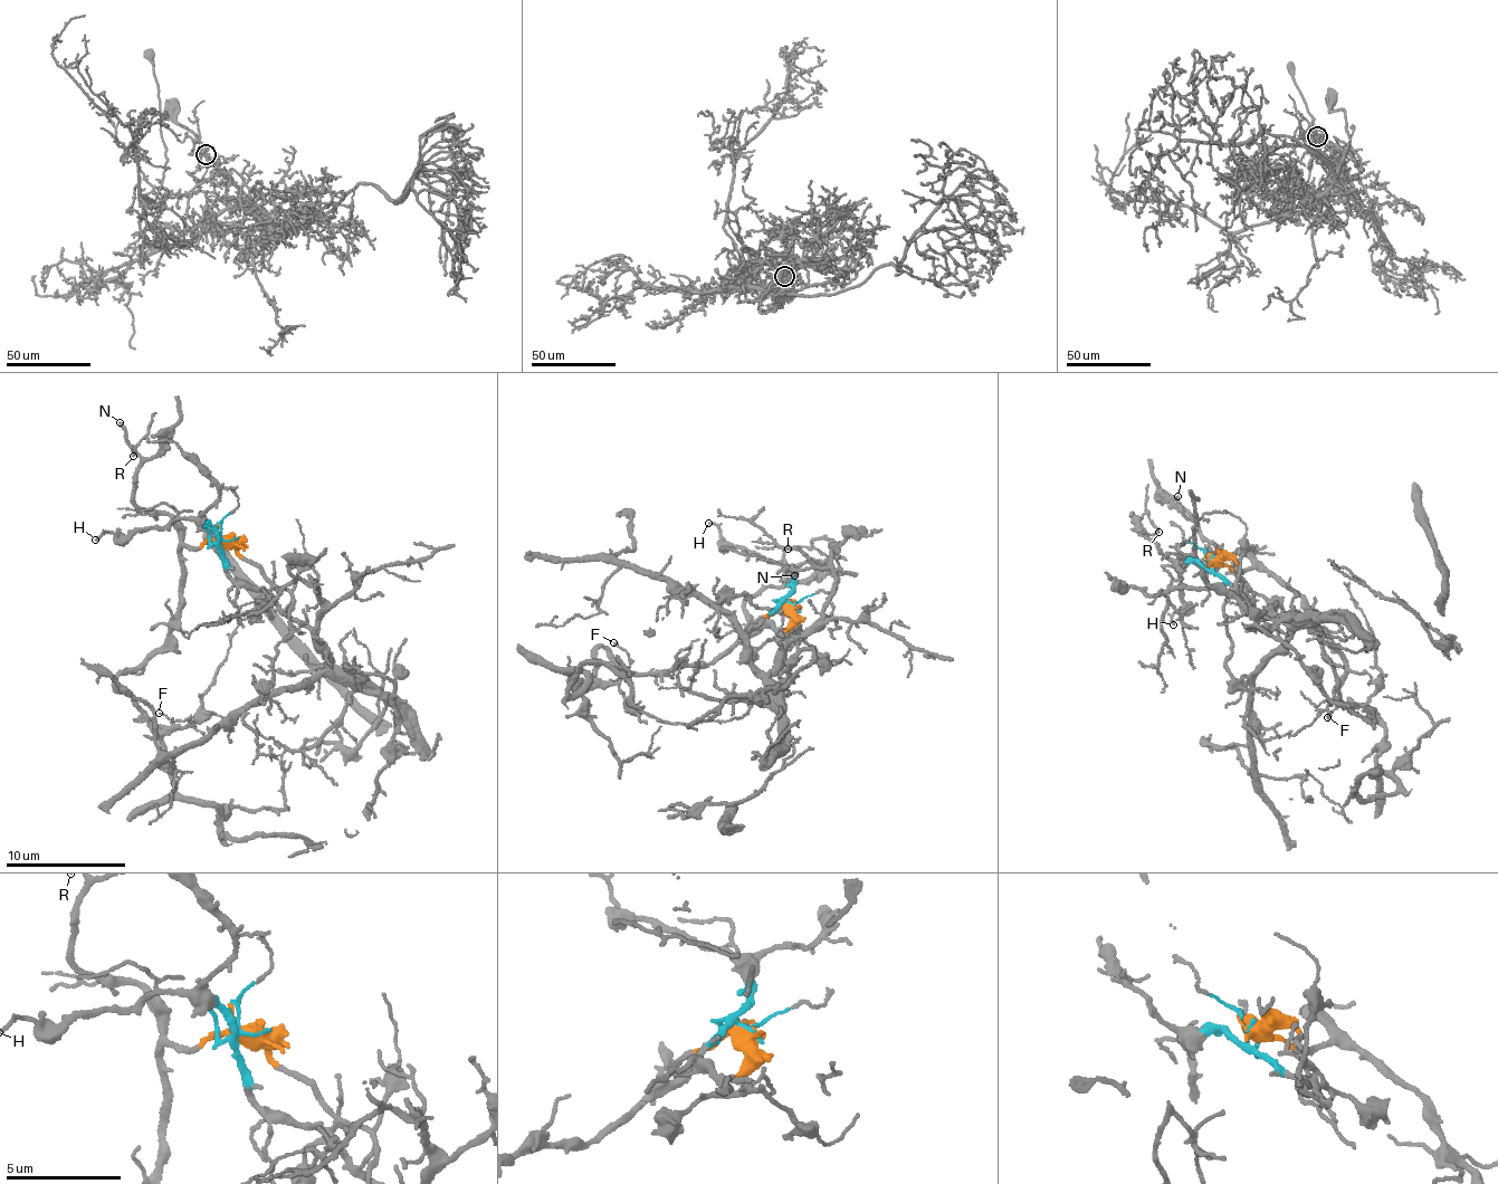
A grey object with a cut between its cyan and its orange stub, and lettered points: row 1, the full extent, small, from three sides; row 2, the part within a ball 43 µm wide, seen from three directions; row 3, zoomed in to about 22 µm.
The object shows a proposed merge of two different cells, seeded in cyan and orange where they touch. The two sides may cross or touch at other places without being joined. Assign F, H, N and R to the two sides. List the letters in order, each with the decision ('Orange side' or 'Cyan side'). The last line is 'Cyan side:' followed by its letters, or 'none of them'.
F: Orange side
H: Cyan side
N: Orange side
R: Cyan side
Cyan side: H, R

